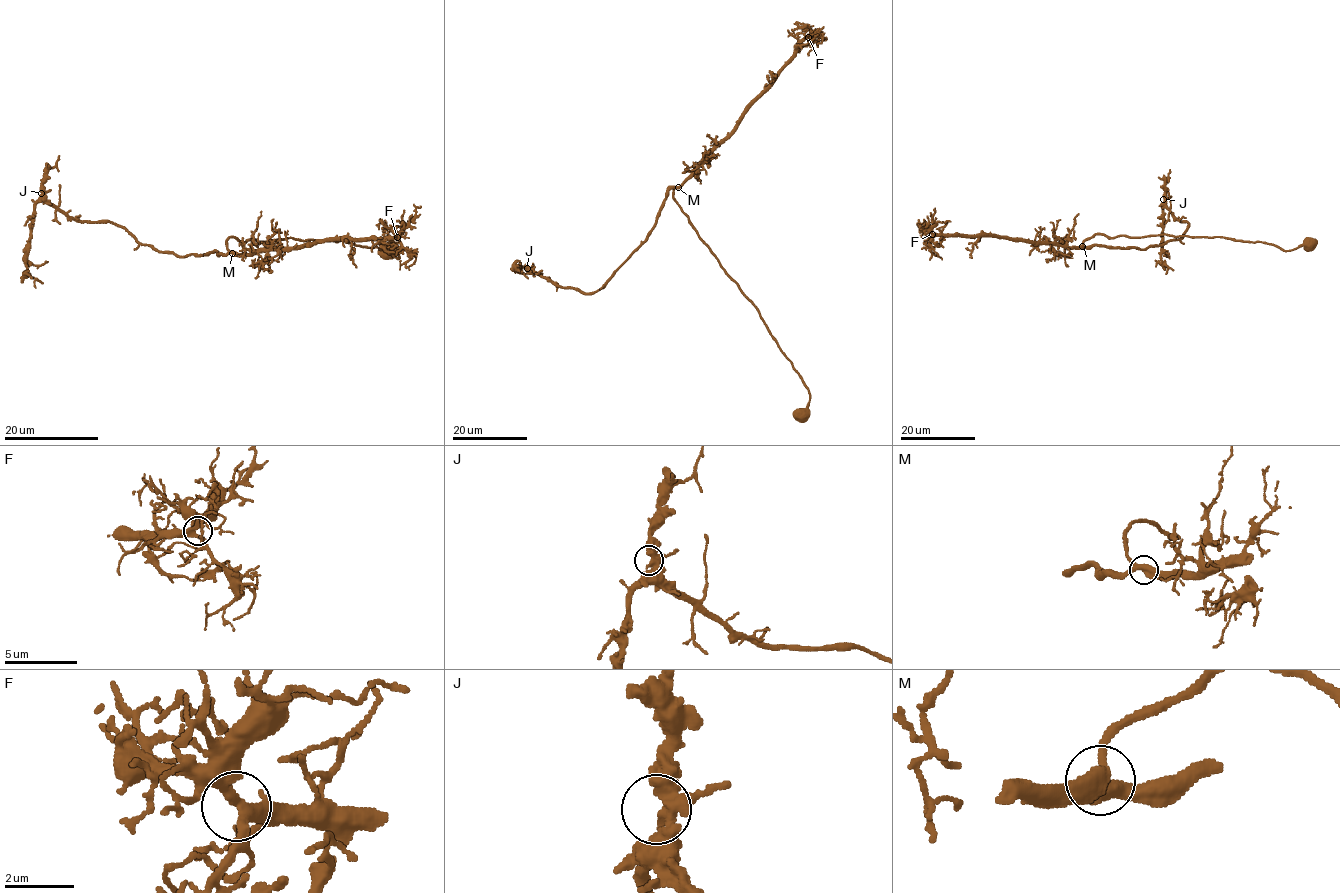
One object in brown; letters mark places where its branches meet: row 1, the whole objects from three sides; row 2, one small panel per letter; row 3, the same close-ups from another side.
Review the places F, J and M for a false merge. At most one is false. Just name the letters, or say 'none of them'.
none of them

